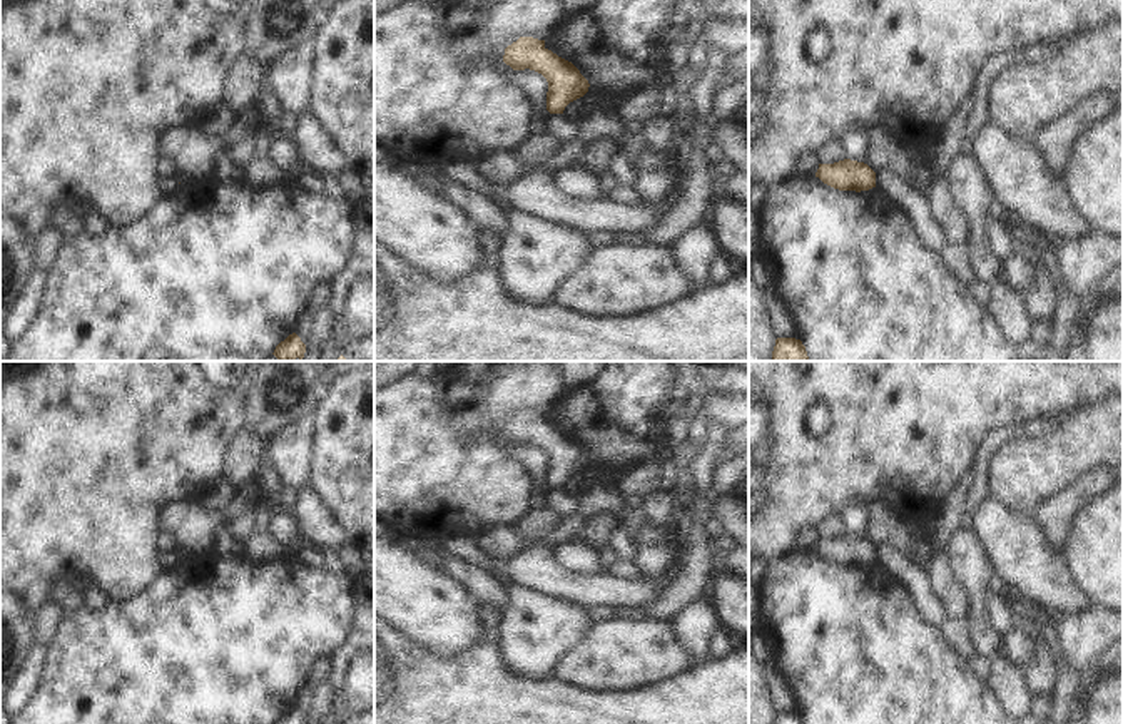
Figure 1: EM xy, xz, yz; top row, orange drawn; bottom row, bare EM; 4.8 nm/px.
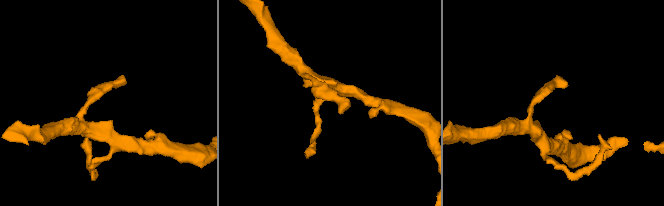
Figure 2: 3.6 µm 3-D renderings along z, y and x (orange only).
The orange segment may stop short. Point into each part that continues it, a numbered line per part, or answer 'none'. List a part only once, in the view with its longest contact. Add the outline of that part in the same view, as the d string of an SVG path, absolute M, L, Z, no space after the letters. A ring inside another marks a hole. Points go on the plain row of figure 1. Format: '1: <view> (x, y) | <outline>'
none

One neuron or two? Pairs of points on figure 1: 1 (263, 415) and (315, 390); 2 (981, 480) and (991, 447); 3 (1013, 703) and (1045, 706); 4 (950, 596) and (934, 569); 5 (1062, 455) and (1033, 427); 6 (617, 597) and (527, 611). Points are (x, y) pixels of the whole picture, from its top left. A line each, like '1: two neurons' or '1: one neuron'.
1: one neuron
2: one neuron
3: two neurons
4: one neuron
5: two neurons
6: two neurons

